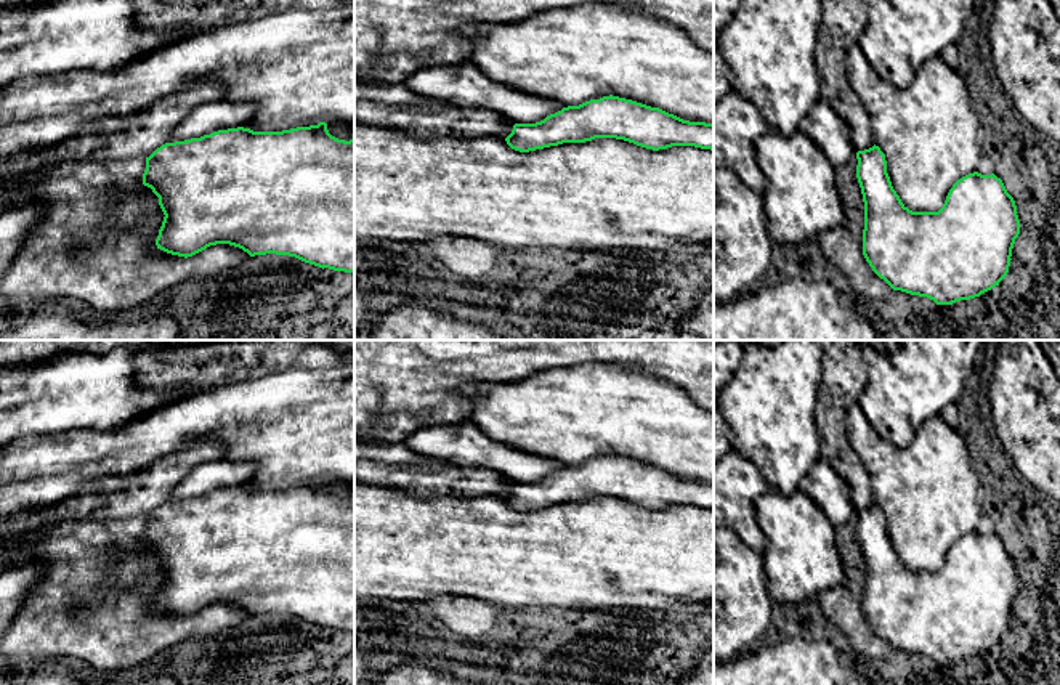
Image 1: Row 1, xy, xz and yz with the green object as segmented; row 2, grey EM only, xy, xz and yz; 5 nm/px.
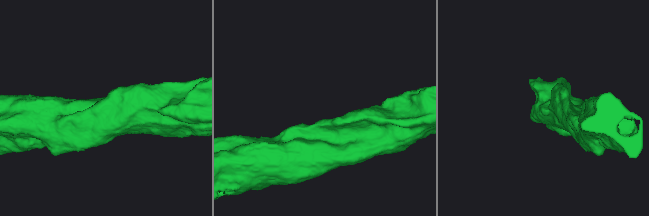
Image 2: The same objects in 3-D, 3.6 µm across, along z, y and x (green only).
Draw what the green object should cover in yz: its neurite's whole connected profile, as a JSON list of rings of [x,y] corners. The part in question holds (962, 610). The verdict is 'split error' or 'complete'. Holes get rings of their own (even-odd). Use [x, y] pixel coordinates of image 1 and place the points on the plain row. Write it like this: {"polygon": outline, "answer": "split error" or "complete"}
{"polygon": [[[879,505],[858,510],[856,518],[864,561],[863,614],[893,650],[927,656],[937,664],[953,664],[980,656],[1007,635],[1020,579],[1001,537],[994,533],[969,533],[953,544],[938,571],[912,571],[893,549]]], "answer": "complete"}

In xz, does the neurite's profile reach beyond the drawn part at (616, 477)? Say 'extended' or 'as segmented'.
as segmented

